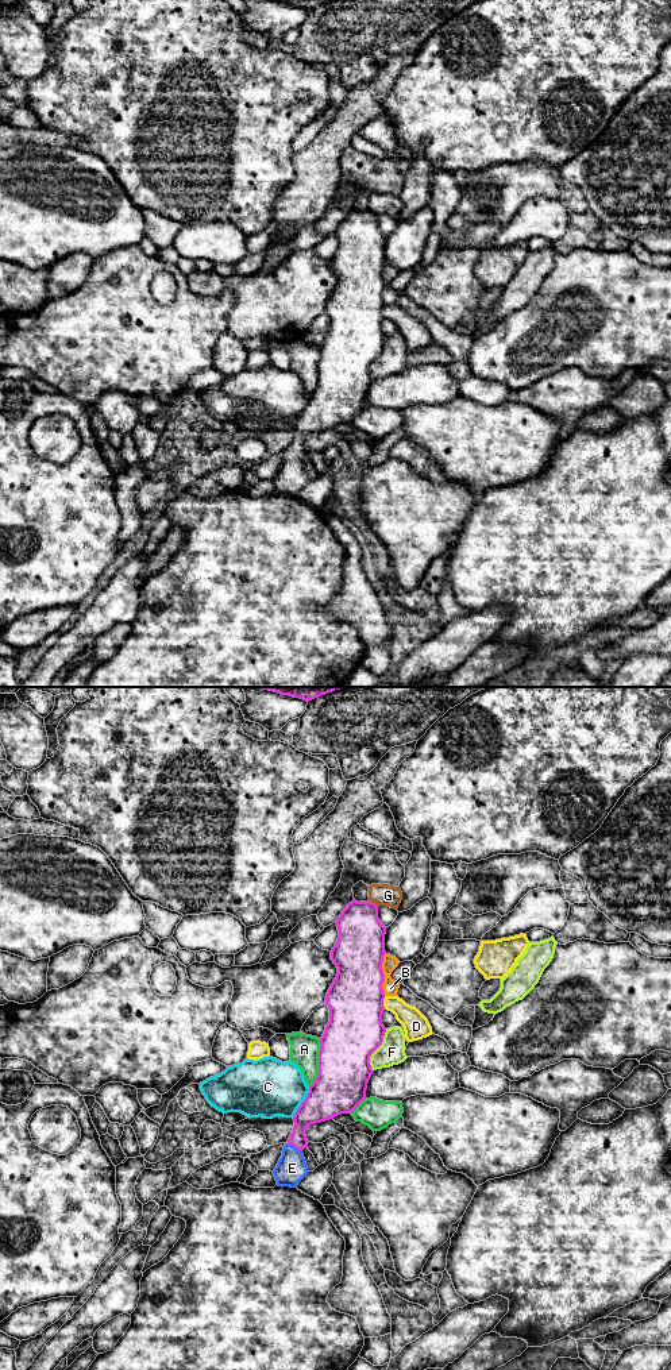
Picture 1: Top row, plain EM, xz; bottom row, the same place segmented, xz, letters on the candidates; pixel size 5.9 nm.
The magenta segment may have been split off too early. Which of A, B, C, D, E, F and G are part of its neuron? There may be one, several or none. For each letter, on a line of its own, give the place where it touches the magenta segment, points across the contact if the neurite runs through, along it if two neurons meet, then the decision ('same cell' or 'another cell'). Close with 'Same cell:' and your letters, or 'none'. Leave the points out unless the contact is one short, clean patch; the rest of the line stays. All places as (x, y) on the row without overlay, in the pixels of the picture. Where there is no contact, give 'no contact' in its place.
A: contact xz (319, 371); another cell
B: contact xz (384, 284); border xz (385, 262), (382, 271), (384, 304); another cell
C: contact xz (301, 412); another cell
D: contact xz (382, 312); border xz (385, 305), (384, 317); another cell
E: contact xz (293, 454); way xz (313, 419), (301, 431), (293, 454), (292, 477); same cell
F: contact xz (376, 358); another cell
G: contact xz (373, 212); another cell
Same cell: E

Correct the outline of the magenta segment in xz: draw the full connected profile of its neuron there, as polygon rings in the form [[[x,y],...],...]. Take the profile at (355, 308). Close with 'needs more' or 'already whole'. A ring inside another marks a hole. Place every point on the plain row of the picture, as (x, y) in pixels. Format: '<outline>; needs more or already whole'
[[[354,208],[335,232],[339,247],[331,259],[331,269],[338,277],[338,283],[327,301],[324,312],[329,317],[329,331],[320,347],[319,383],[309,395],[306,408],[293,425],[293,440],[273,479],[278,495],[296,497],[308,483],[308,475],[301,460],[309,452],[305,444],[306,437],[338,424],[351,422],[366,408],[367,391],[374,381],[370,366],[382,354],[386,341],[382,333],[385,320],[382,271],[386,263],[386,236],[378,228],[378,216],[371,211],[356,211]]]; needs more

